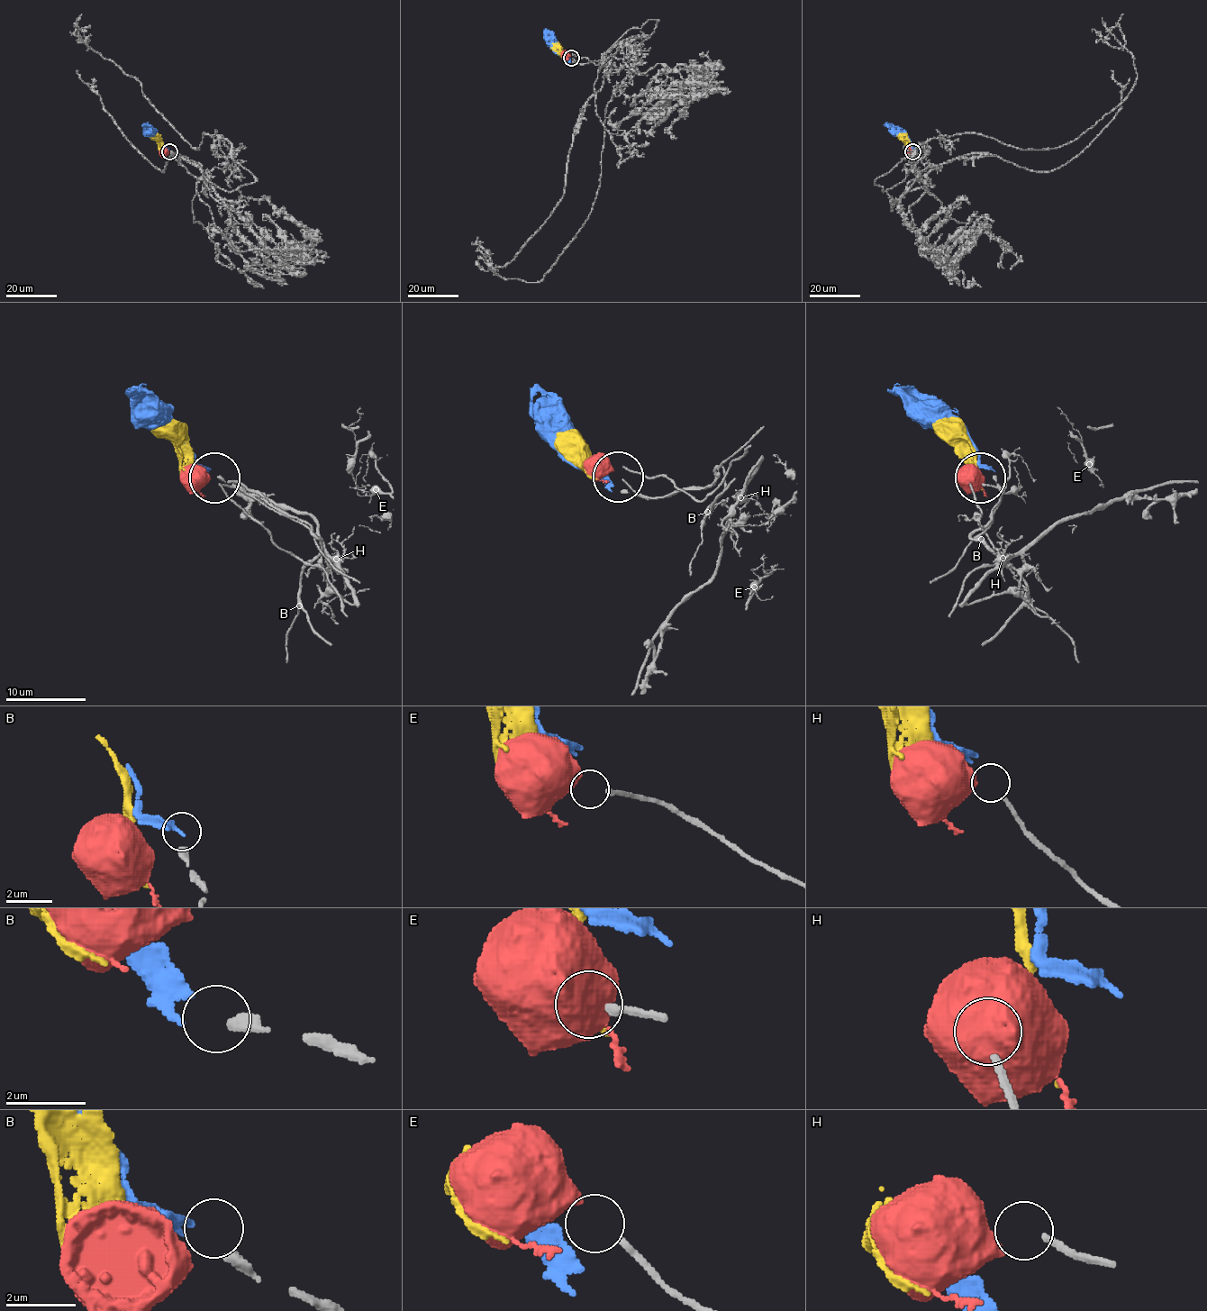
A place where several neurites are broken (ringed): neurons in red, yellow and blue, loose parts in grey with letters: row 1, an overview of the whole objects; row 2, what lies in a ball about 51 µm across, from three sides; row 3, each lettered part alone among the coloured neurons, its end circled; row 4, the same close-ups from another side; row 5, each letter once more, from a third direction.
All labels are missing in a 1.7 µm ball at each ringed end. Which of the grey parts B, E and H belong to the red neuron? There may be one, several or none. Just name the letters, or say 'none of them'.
E

